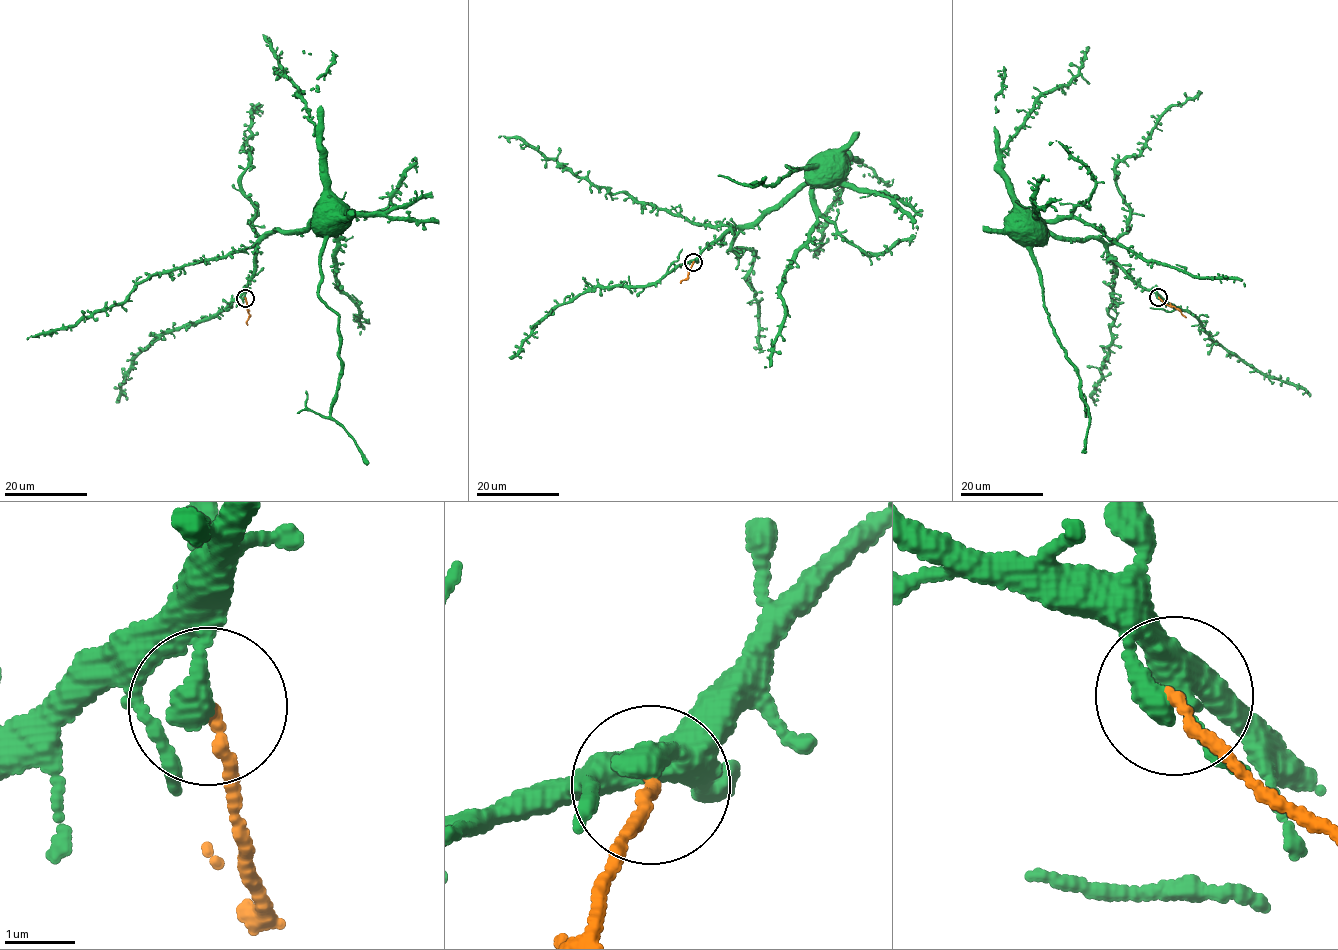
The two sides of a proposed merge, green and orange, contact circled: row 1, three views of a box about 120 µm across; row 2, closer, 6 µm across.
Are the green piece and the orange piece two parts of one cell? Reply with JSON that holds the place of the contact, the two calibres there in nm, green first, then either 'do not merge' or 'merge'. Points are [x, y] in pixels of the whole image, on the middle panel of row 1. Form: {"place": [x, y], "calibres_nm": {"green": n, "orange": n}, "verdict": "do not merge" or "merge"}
{"place": [693, 262], "calibres_nm": {"green": 360, "orange": 140}, "verdict": "do not merge"}

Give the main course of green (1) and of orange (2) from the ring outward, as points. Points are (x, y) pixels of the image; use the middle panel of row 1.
1: (694, 261), (734, 226), (759, 222), (780, 207), (812, 171), (829, 158), (836, 157), (835, 161)
2: (694, 261), (687, 277), (680, 283)

